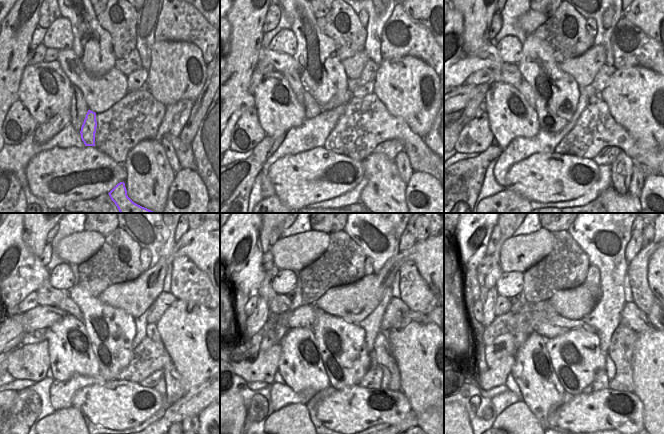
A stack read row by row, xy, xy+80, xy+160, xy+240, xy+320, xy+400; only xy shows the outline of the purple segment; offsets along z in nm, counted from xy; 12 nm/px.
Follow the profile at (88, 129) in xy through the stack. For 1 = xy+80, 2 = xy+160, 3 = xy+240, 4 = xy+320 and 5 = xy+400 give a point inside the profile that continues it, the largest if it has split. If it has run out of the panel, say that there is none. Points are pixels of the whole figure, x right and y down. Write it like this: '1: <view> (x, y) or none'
1: xy+80 (312, 109)
2: xy+160 (525, 89)
3: xy+240 (68, 305)
4: xy+320 (279, 304)
5: xy+400 (503, 305)

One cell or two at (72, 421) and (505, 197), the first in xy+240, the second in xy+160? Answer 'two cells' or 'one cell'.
one cell

